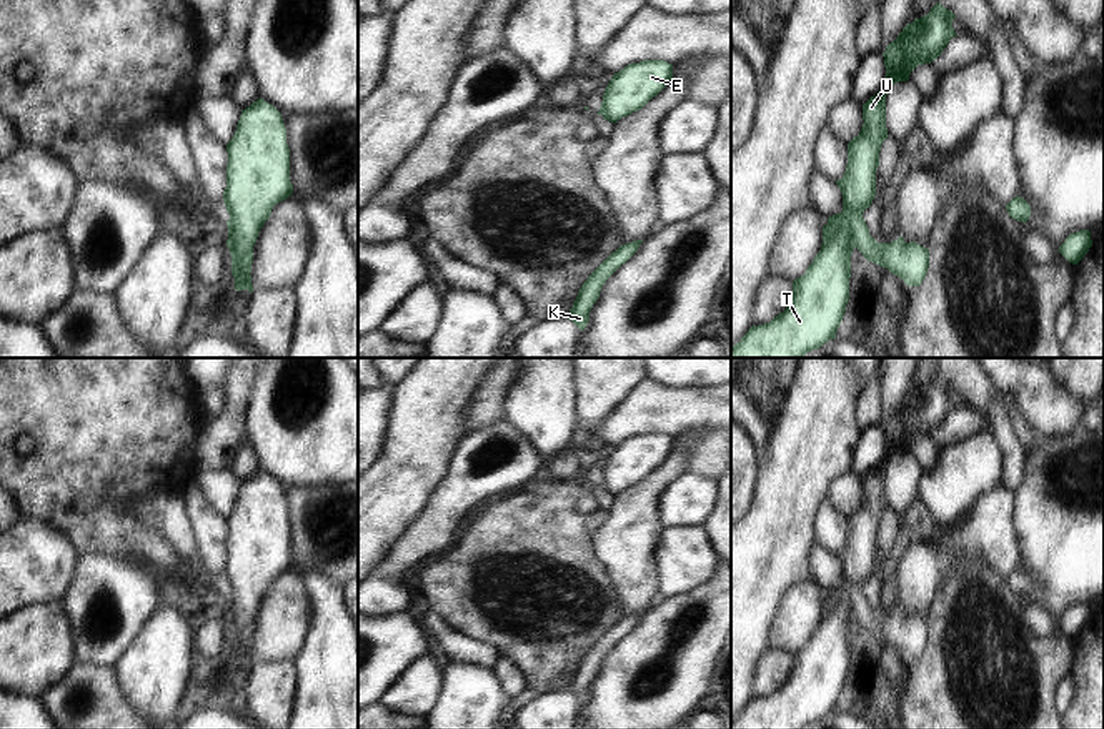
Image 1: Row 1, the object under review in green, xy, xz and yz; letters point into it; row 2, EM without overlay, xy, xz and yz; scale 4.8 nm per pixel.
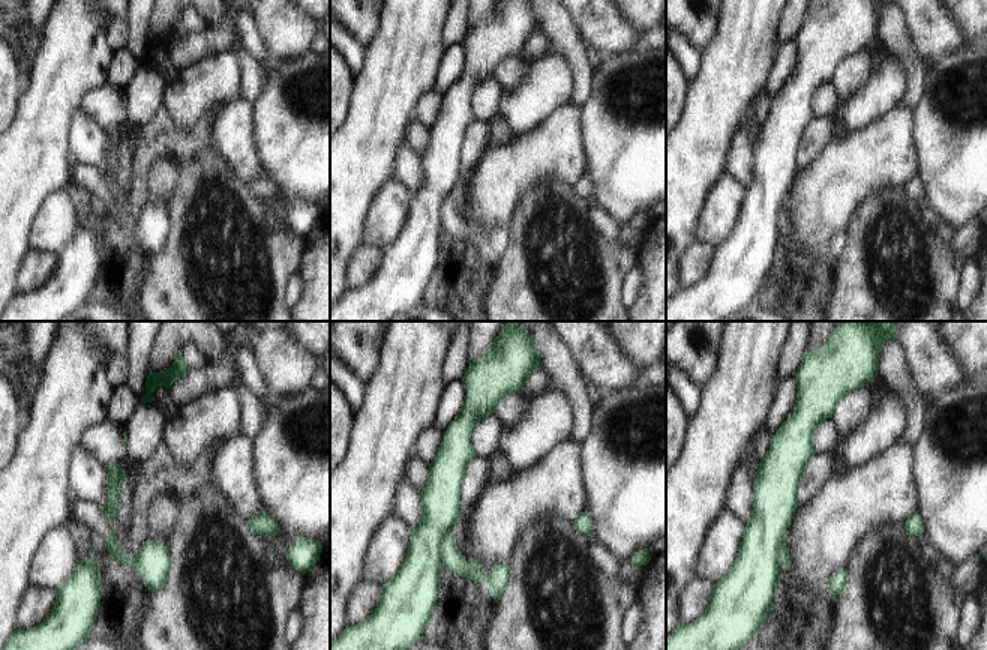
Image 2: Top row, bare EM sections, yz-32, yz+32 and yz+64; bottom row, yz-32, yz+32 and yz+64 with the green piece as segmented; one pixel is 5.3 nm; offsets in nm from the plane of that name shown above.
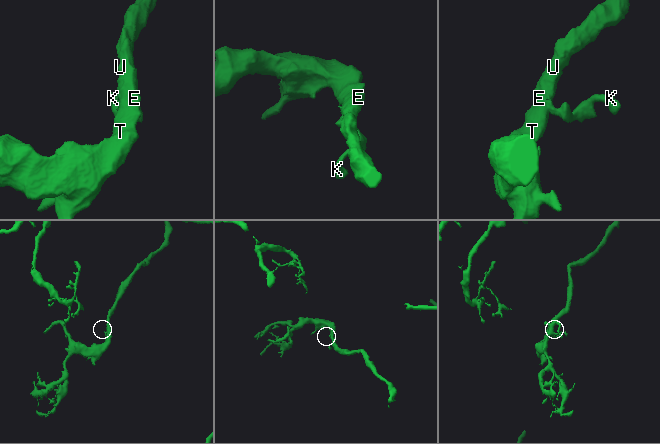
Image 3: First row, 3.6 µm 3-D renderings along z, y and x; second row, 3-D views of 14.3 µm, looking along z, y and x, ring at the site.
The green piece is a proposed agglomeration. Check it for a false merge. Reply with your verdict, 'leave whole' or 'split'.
split

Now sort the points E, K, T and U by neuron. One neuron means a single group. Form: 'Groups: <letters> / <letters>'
Groups: E T U / K.

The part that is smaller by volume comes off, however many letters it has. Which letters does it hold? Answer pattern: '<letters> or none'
K

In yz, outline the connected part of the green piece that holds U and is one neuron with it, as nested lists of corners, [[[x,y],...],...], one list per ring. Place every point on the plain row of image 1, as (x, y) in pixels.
[[[939,374],[931,384],[908,396],[886,419],[884,459],[863,478],[863,501],[848,516],[848,538],[836,554],[843,584],[823,599],[823,617],[806,646],[793,654],[793,667],[783,686],[769,696],[751,699],[731,721],[731,729],[804,729],[836,711],[849,674],[853,591],[863,588],[876,569],[876,543],[886,501],[886,468],[898,454],[908,454],[918,438],[931,436],[947,419],[956,388]]]

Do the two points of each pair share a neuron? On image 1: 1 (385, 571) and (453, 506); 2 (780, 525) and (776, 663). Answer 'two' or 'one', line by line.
1: one
2: two

